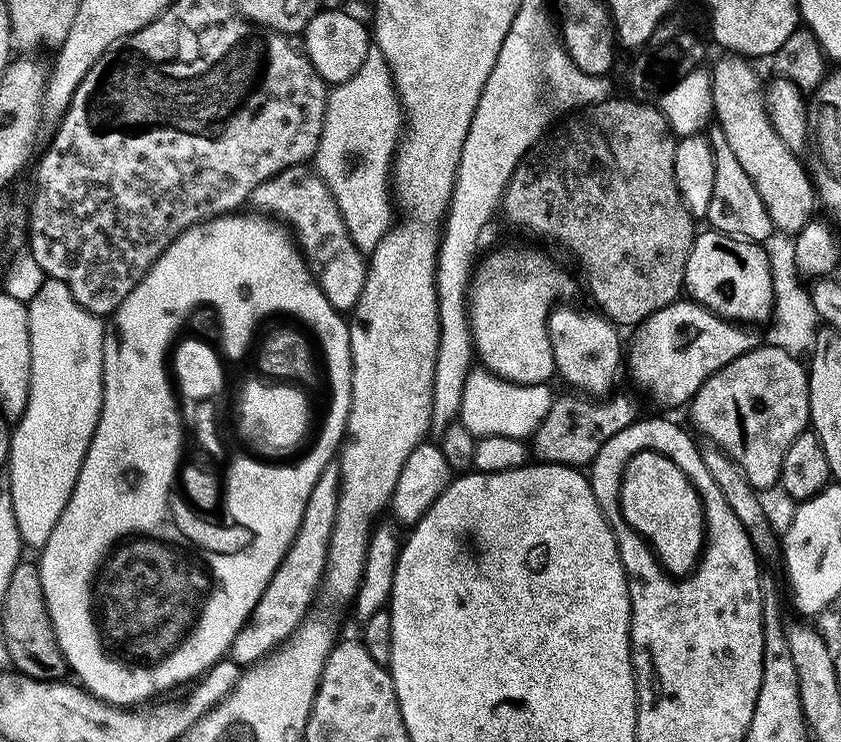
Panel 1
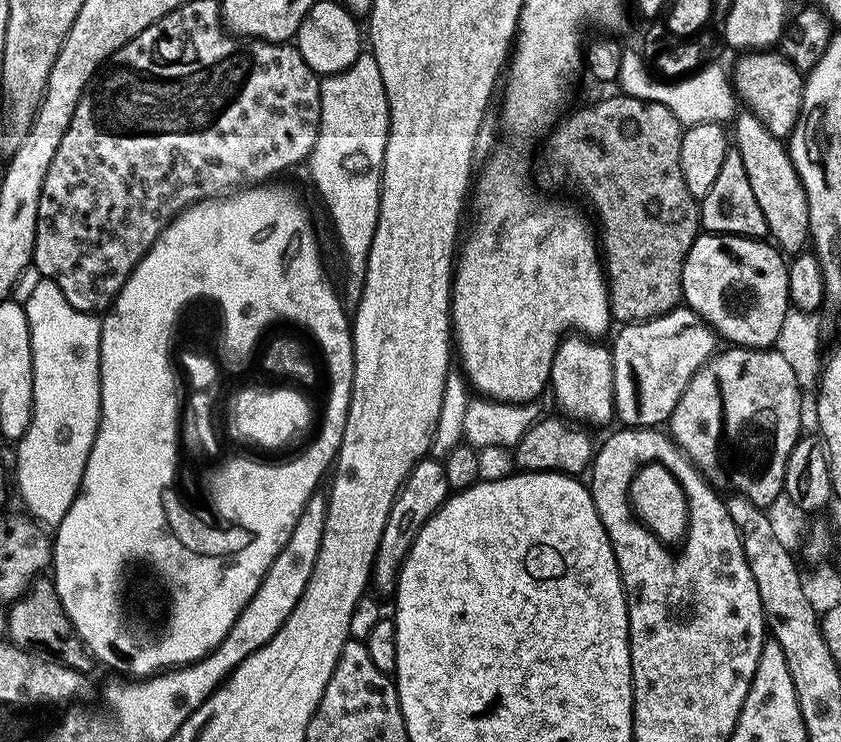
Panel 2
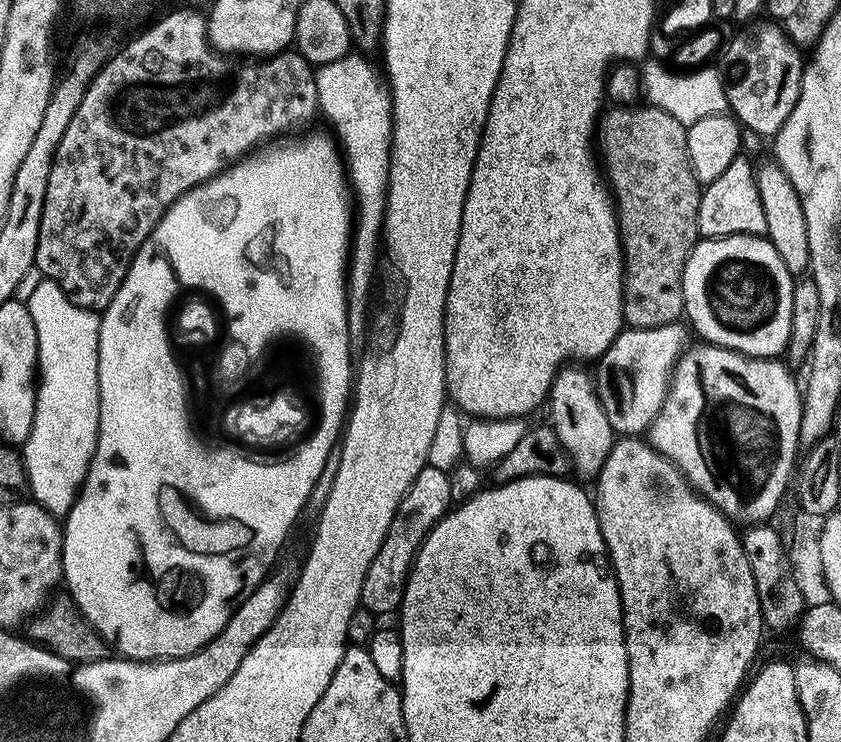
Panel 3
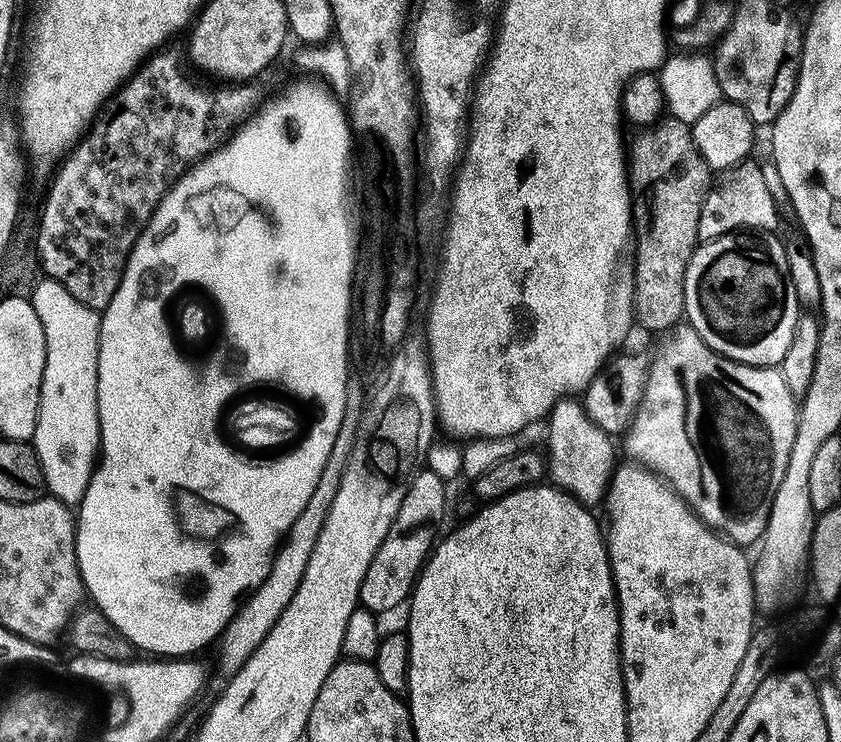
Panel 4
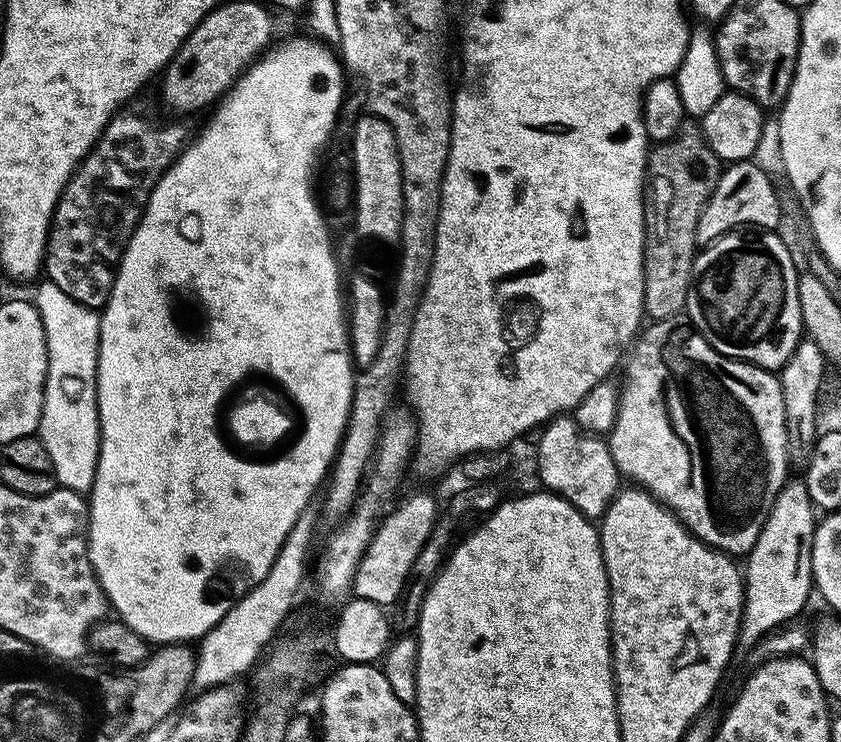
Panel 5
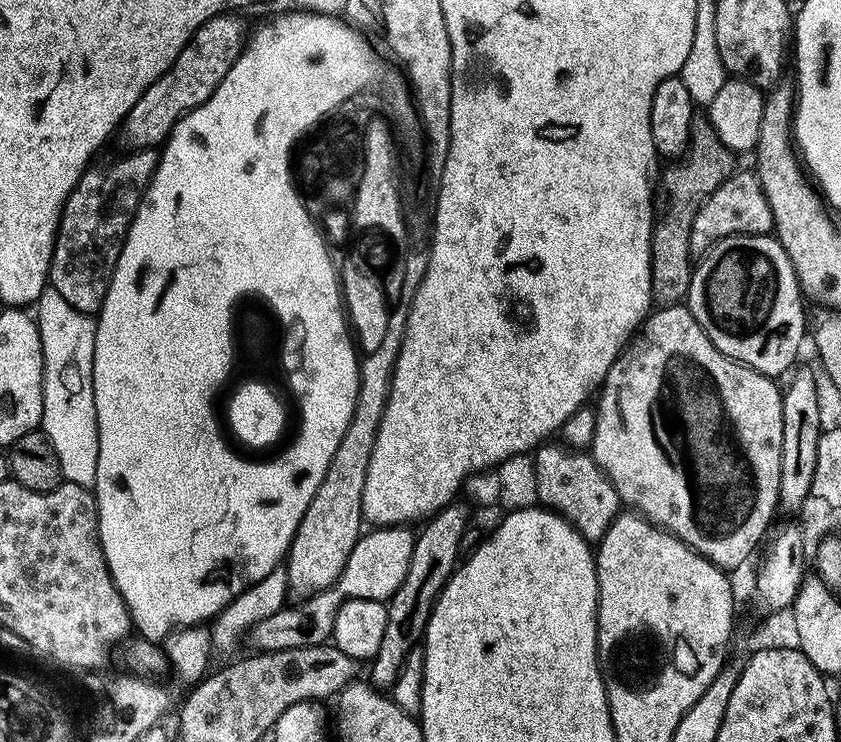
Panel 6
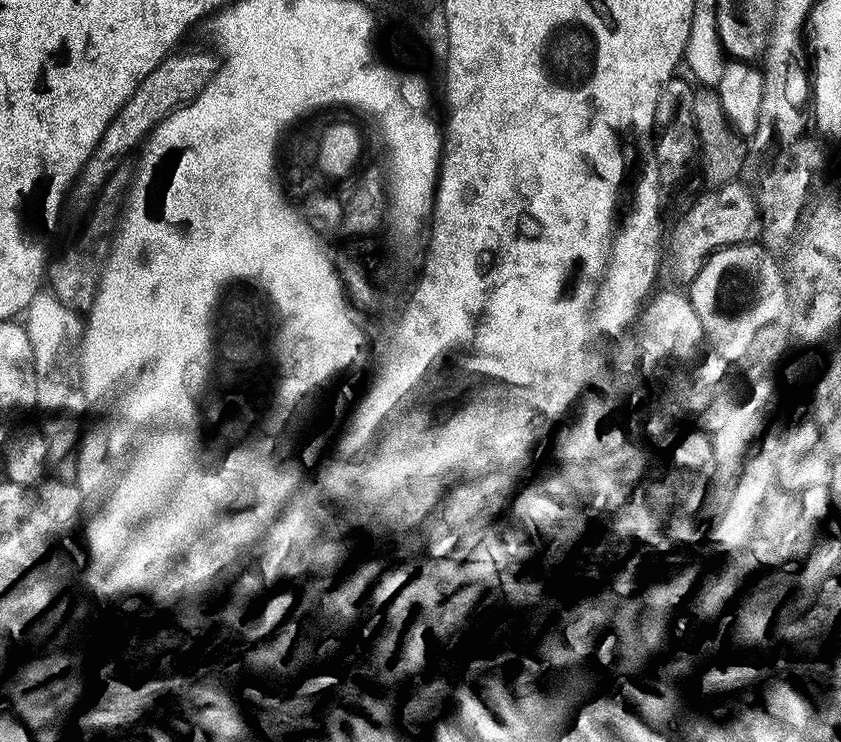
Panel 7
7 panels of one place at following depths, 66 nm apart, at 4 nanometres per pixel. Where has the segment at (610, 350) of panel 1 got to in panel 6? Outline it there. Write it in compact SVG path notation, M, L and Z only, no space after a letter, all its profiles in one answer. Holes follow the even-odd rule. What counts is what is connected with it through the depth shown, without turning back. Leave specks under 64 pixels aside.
M552 442L541 443L534 452L539 499L569 520L585 540L599 542L617 519L616 511L622 508L618 492L587 451L548 443Z

